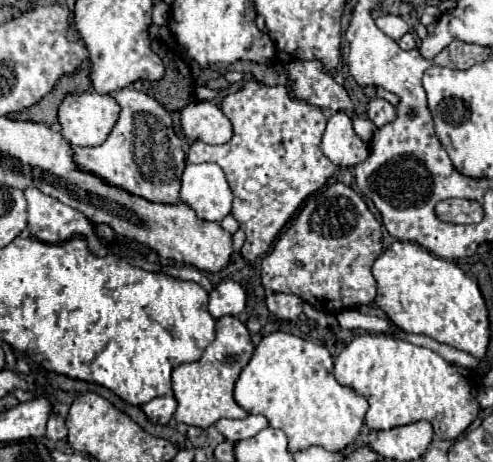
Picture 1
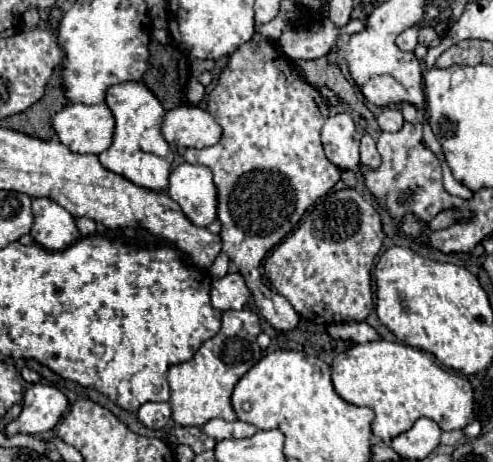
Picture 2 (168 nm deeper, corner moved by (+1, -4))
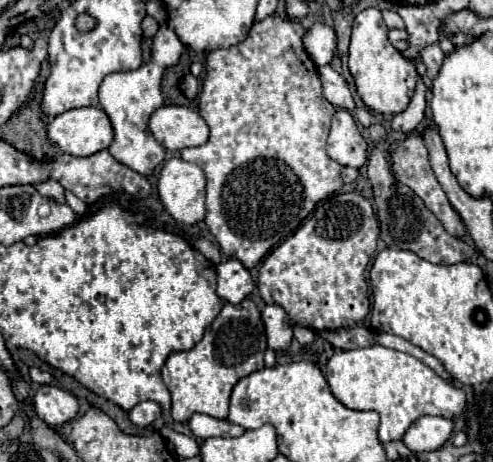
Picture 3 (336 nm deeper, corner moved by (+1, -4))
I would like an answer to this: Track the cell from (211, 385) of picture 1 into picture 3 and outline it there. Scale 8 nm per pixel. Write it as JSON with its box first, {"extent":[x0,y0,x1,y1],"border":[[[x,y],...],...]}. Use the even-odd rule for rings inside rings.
{"extent":[163,299,267,421],"border":[[[243,299],[237,305],[225,303],[221,313],[205,329],[203,339],[189,351],[171,353],[163,365],[163,383],[173,399],[171,417],[175,421],[187,421],[193,413],[205,413],[227,419],[233,385],[263,367],[265,349],[267,337],[259,307],[251,299]]]}

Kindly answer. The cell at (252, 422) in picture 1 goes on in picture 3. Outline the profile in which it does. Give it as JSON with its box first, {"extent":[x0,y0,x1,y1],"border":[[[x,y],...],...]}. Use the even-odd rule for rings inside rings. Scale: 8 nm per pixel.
{"extent":[189,413,245,439],"border":[[[195,413],[189,419],[189,429],[195,437],[199,439],[209,439],[209,437],[239,437],[245,433],[243,427],[233,425],[225,419],[215,419],[205,413]]]}

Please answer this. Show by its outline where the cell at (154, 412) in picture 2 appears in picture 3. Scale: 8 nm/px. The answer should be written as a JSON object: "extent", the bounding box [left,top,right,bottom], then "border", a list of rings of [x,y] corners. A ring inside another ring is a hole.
{"extent":[129,401,161,427],"border":[[[141,401],[129,411],[129,421],[137,427],[147,427],[161,417],[161,407],[155,401]]]}

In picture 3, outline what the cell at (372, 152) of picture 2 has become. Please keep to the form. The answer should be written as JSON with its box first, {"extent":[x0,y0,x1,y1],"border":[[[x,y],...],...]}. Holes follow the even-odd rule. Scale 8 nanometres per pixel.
{"extent":[367,149,475,265],"border":[[[373,149],[371,155],[369,155],[367,175],[369,175],[371,185],[373,185],[373,201],[377,205],[377,219],[379,219],[381,239],[385,241],[387,247],[413,251],[415,255],[419,255],[421,259],[427,259],[429,263],[453,265],[453,263],[469,261],[469,257],[475,253],[475,249],[471,249],[463,239],[459,239],[455,235],[449,235],[445,231],[443,223],[425,207],[425,203],[409,187],[401,185],[391,175],[389,163],[379,149]],[[457,251],[459,251],[459,255],[457,255]]]}

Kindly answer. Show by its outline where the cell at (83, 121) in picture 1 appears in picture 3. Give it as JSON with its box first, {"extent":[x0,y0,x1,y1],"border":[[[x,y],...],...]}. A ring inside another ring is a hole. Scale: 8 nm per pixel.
{"extent":[47,107,113,157],"border":[[[79,107],[57,115],[47,127],[47,135],[63,153],[89,157],[111,145],[113,127],[103,109]]]}

